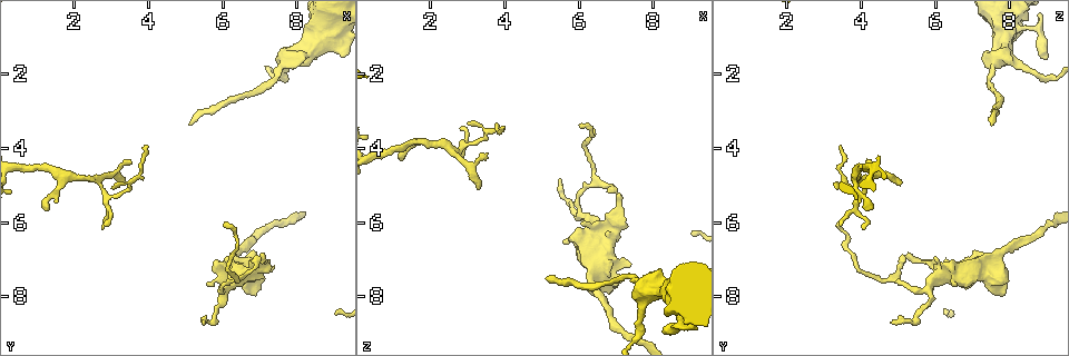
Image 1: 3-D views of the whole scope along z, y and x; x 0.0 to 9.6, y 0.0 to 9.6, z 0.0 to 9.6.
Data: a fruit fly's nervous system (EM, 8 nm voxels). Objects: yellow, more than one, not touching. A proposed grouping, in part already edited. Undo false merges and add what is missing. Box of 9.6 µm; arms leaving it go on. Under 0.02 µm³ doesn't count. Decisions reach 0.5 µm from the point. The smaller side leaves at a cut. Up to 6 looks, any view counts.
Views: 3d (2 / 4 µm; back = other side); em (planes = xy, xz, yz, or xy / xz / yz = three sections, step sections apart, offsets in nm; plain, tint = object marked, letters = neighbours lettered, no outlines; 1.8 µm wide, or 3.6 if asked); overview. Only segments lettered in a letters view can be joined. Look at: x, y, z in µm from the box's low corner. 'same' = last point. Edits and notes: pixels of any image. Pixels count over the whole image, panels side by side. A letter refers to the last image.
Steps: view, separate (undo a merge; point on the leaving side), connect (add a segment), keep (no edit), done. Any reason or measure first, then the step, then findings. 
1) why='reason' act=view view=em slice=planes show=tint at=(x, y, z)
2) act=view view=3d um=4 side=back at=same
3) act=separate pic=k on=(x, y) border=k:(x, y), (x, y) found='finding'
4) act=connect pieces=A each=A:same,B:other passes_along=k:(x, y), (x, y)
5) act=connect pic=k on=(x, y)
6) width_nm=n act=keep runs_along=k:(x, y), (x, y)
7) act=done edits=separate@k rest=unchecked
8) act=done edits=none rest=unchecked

why='thick turns thin' act=view view=em slice=xz step=4 show=letters at=(6.90, 7.05, 5.95)

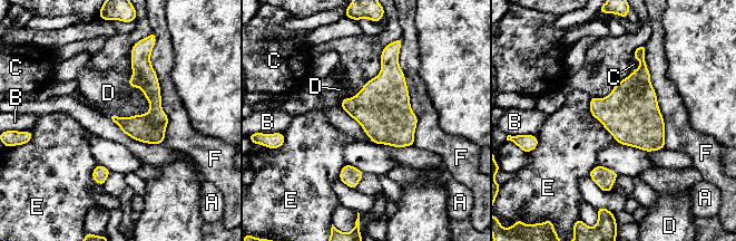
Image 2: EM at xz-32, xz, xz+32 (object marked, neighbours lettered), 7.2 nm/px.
act=keep each=A:other,B:other,C:other,D:other,E:other,F:other runs_along=2:(134, 59), (155, 99), (159, 141) found='continuous, no second neuron'

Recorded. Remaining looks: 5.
why='thin end' act=view view=3d um=2 at=(5.05, 3.45, 7.55)

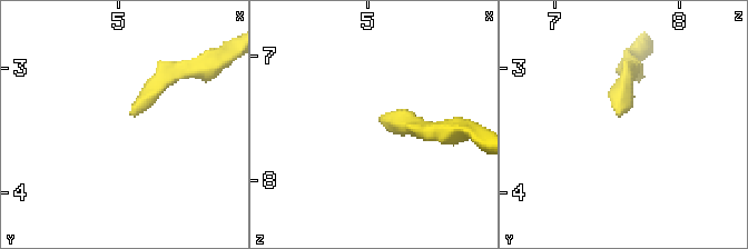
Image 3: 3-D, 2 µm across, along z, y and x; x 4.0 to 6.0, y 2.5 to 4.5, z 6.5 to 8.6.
act=view view=em slice=planes show=tint at=(5.12, 3.38, 7.52)

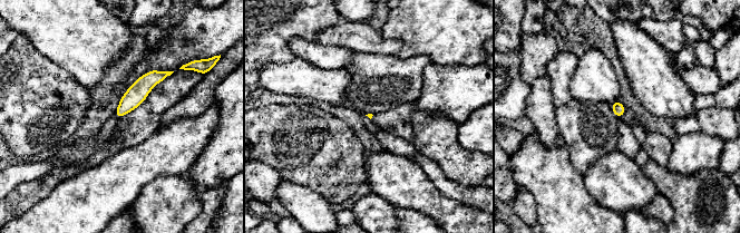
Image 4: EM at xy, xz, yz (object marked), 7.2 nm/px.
act=view view=em slice=planes show=letters at=same

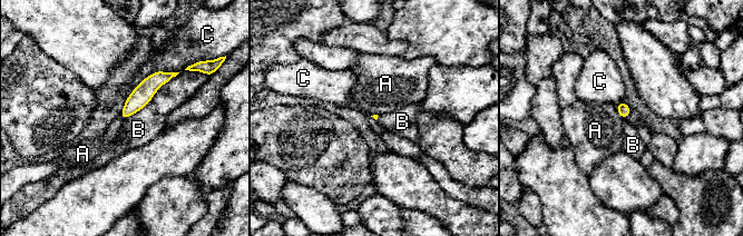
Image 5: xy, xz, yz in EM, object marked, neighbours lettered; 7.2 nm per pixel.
act=keep each=A:other,B:other,C:other border=5:(178, 72), (142, 108), (125, 119) found='no lettered segment goes on from it'

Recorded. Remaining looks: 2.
why='free end' act=view view=em um=3.6 slice=planes show=letters at=(1.20, 5.70, 4.20)

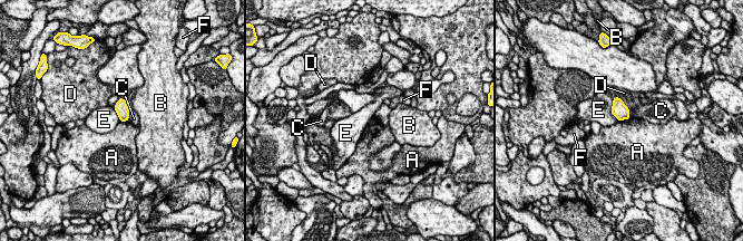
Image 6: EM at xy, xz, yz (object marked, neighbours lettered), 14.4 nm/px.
width_nm=170 act=keep each=A:other,B:other,C:other,D:other,E:other,F:other border=6:(629, 118), (618, 122) found='no lettered segment goes on from it'

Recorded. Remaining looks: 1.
act=done edits=none rest=unchecked

